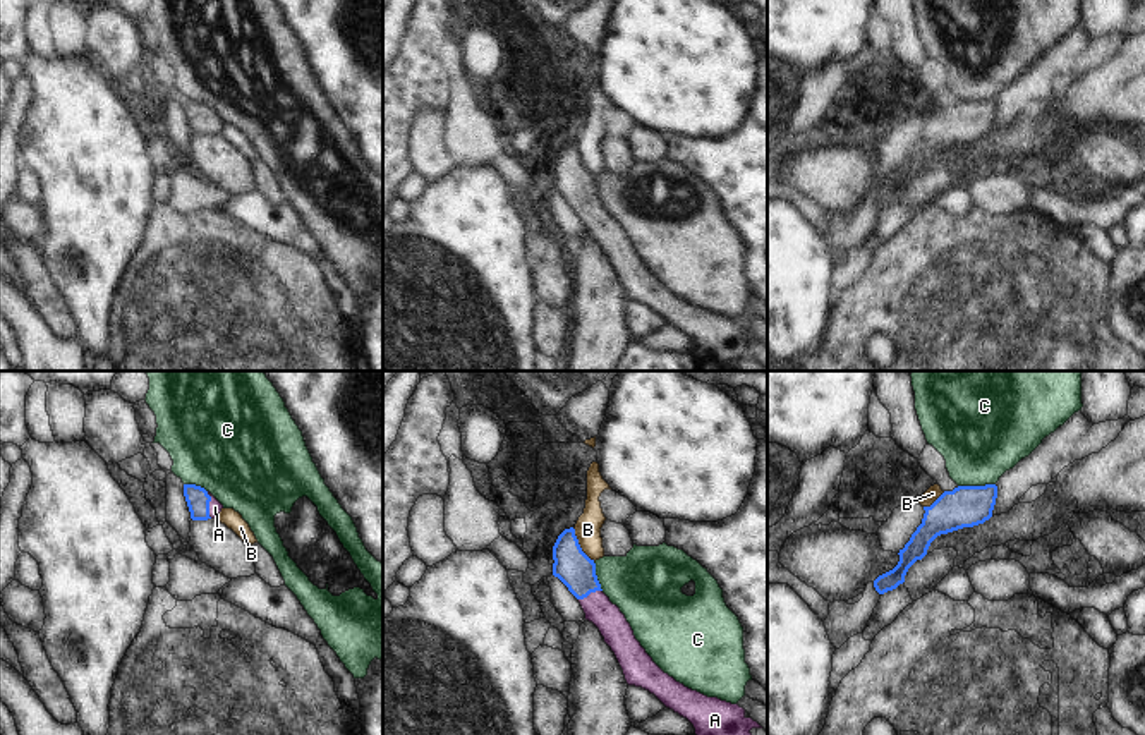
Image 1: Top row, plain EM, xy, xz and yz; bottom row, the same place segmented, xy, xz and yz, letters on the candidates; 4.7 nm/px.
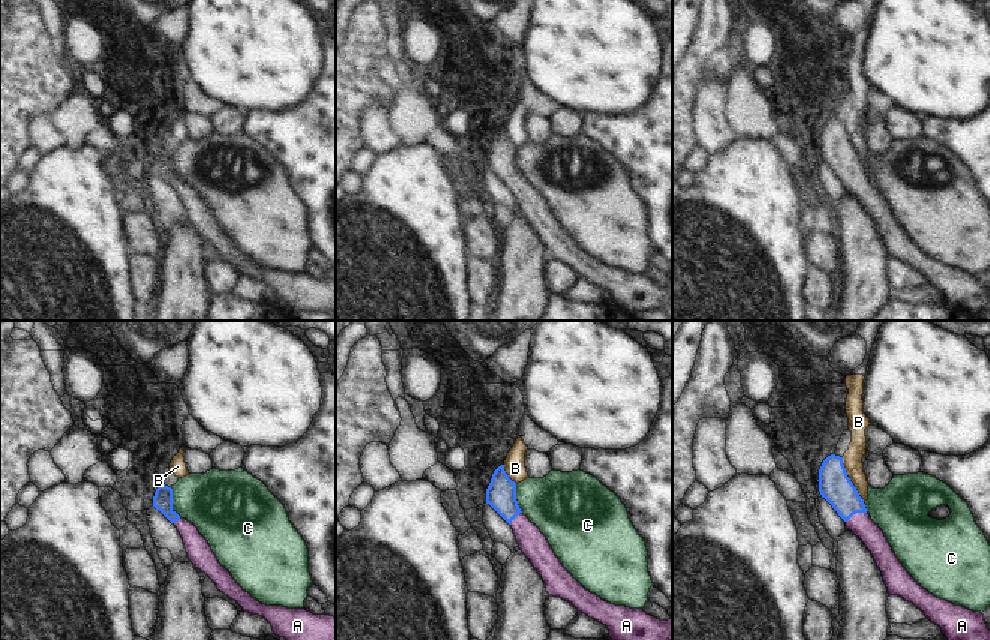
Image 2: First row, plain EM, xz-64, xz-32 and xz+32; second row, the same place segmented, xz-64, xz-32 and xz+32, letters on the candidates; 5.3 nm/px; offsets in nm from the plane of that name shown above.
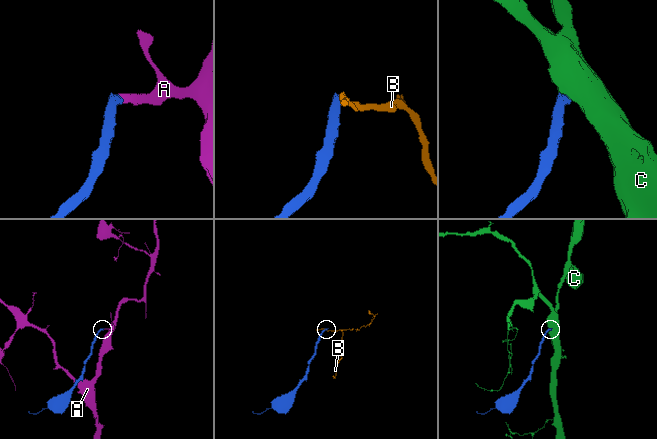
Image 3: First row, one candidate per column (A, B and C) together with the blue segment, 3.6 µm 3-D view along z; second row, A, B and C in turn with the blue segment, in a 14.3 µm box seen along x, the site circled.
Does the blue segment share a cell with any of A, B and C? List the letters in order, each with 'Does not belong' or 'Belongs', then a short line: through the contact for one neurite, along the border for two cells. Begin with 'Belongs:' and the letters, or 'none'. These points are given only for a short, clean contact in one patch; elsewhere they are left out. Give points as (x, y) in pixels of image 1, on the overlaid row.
Belongs: A
A: Belongs. Line: xy (198, 500), (208, 505), (215, 507)
B: Does not belong. Line: xz (572, 528), (579, 546), (594, 560)
C: Does not belong. Line: yz (994, 483), (958, 486)

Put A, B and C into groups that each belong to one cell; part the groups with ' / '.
A / B / C

